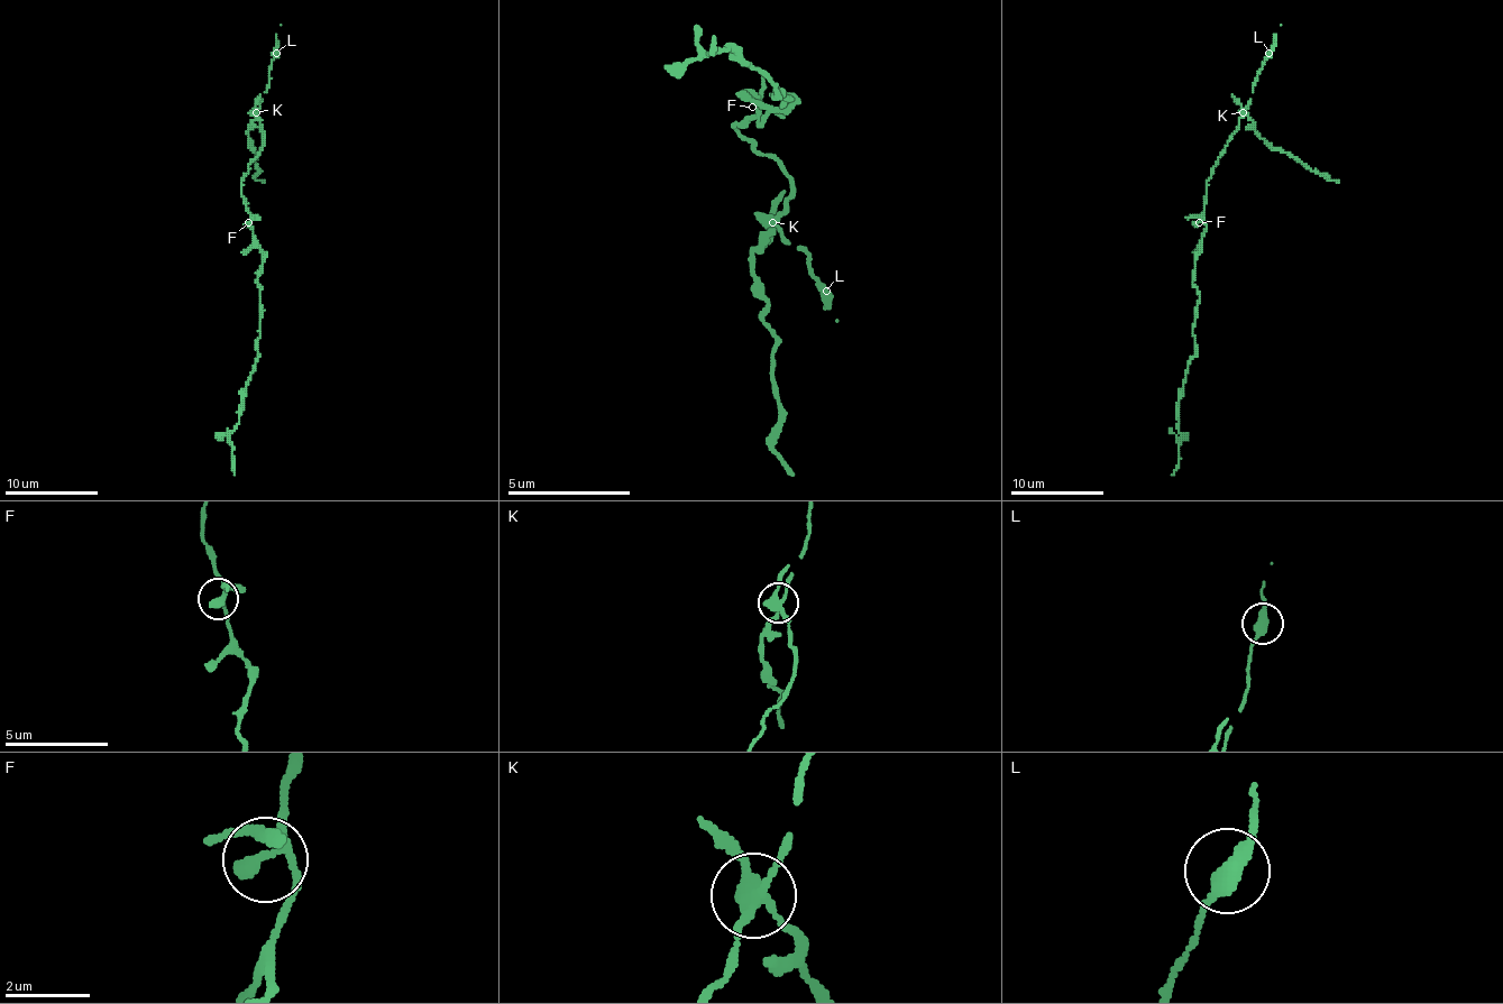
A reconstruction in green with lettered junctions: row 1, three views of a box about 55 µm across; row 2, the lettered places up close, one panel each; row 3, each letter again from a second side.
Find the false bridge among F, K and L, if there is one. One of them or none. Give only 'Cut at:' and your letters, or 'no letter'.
Cut at: K

